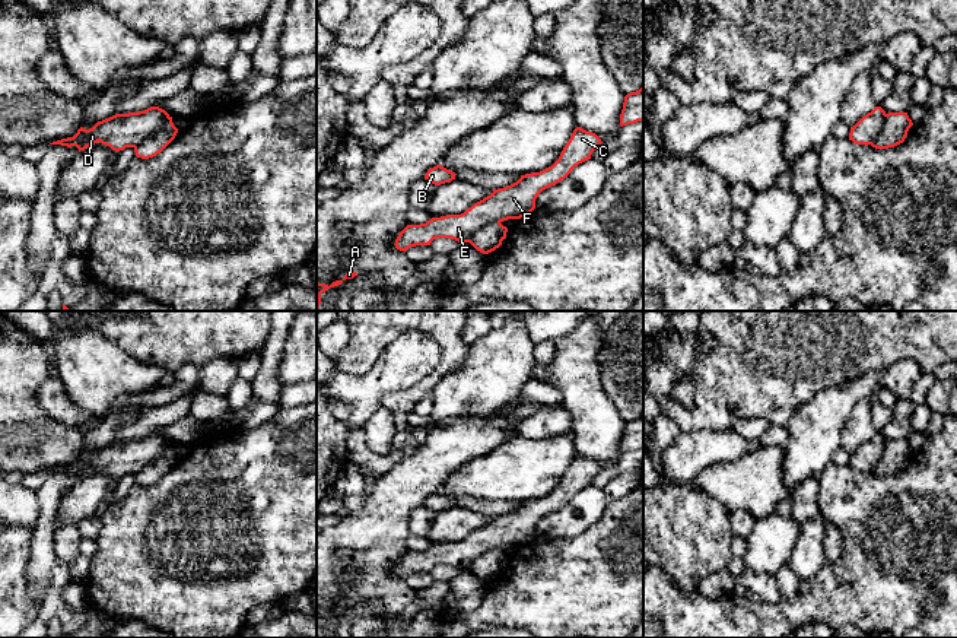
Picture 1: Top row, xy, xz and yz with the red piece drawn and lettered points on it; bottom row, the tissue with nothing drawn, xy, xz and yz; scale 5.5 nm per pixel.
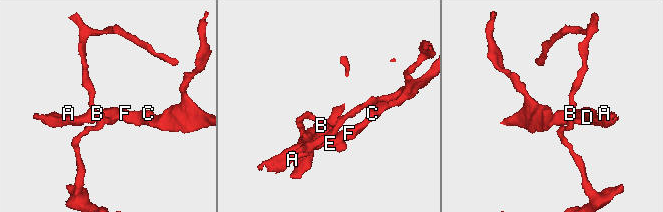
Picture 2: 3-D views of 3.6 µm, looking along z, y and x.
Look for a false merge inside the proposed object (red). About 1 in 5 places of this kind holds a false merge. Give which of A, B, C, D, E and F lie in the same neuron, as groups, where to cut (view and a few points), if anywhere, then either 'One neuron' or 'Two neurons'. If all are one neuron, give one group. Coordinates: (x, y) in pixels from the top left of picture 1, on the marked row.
Groups: A C D E F / B. Split along xy (169, 117), (134, 148). Two neurons

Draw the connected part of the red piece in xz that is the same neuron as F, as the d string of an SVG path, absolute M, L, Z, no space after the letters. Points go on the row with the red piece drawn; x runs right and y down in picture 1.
M576 127L559 159L549 168L521 175L521 178L474 203L461 215L432 218L426 223L407 225L395 239L395 248L407 251L416 245L430 245L436 238L451 238L461 244L470 242L474 232L486 225L508 219L521 219L535 209L538 194L565 180L575 166L591 159L601 139Z

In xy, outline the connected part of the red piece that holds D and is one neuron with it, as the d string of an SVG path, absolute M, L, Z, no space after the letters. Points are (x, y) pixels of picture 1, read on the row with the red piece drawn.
M150 107L139 112L115 114L98 121L89 130L80 127L73 137L61 139L50 145L61 145L67 147L76 146L80 152L101 142L112 150L120 152L125 147L136 147L168 121L169 114L165 109Z

